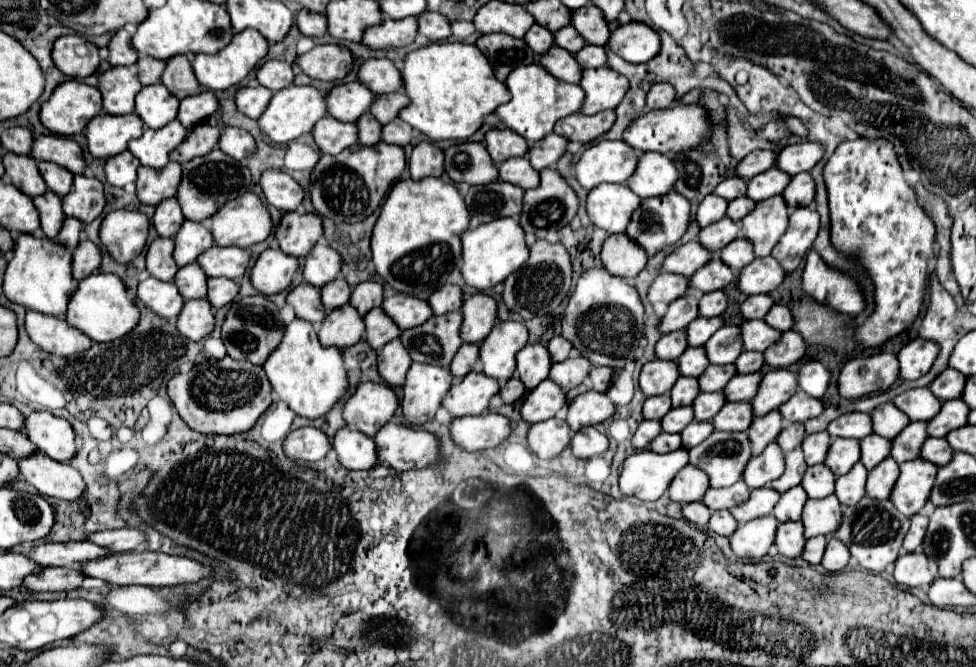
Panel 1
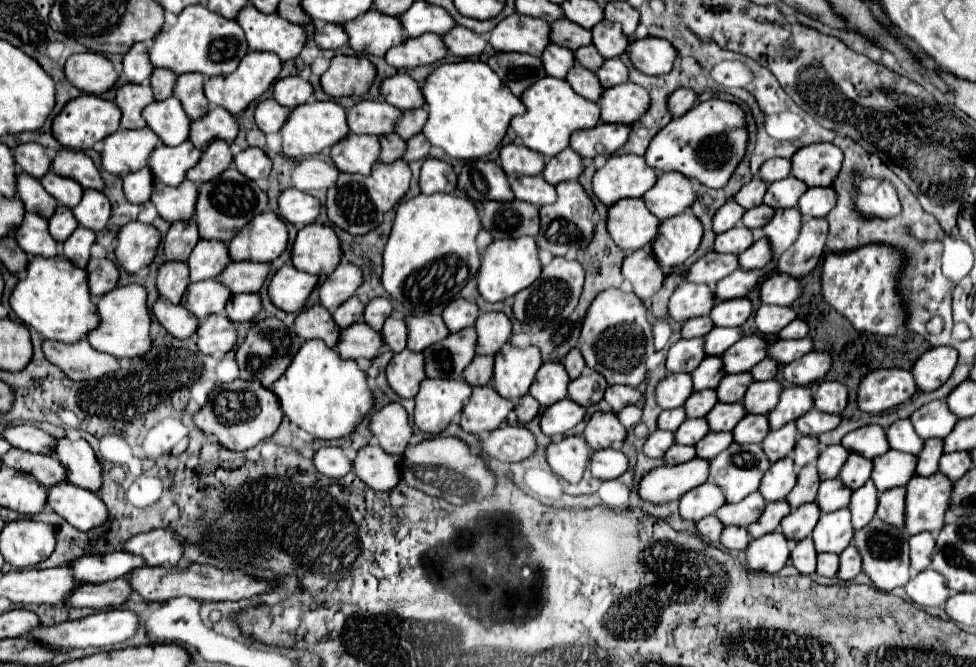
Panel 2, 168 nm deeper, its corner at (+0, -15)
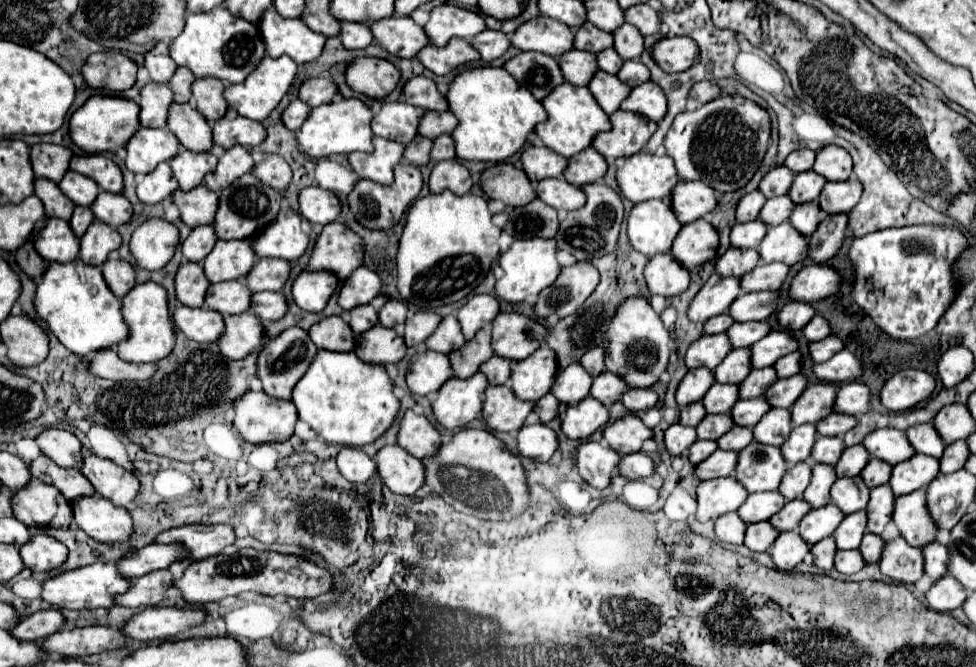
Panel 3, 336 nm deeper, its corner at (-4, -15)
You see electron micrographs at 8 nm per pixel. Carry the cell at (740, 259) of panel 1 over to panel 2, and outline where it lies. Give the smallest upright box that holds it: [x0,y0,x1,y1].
[739,238,771,270]

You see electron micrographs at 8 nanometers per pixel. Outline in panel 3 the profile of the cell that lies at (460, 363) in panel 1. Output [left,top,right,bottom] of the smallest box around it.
[481,356,511,384]

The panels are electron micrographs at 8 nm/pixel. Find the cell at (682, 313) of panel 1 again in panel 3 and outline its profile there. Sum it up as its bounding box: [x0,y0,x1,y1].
[705,312,733,334]

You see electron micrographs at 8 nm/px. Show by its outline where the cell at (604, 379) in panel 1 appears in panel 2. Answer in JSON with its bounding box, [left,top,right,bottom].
[603,384,641,412]

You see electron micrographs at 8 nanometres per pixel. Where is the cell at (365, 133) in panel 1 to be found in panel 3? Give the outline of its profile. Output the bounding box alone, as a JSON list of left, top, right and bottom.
[405,136,431,166]

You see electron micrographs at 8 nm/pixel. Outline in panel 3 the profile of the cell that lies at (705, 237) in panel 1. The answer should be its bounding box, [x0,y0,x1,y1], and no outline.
[731,218,767,250]

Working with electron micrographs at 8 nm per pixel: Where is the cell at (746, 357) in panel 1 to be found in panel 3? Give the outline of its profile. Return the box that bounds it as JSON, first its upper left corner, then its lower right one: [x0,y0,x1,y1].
[775,352,801,378]

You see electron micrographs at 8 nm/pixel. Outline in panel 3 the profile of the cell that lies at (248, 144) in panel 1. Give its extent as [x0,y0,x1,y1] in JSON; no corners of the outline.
[253,154,293,192]

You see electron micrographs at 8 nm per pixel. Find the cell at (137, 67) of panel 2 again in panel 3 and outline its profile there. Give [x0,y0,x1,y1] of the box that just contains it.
[145,42,177,84]

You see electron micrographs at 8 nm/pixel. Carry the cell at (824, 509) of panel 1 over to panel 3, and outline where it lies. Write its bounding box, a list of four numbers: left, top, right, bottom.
[833,510,867,550]

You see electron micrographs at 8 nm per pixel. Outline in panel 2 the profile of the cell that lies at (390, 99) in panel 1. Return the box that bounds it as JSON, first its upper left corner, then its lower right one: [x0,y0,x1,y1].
[395,108,427,140]

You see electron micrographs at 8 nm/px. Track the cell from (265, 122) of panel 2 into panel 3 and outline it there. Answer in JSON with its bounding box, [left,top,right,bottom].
[283,100,311,132]

